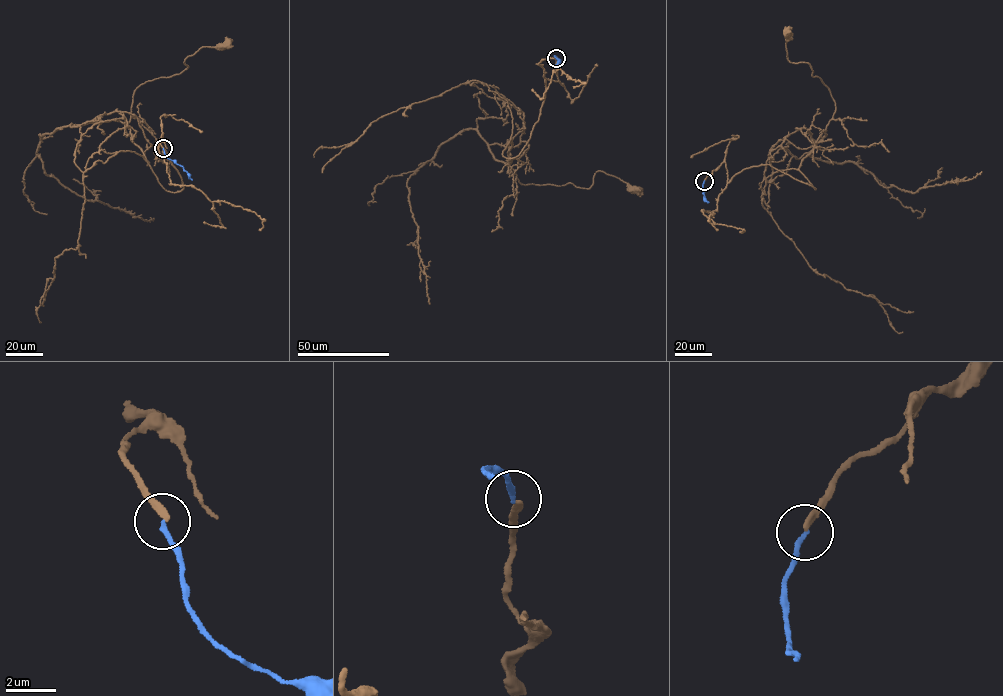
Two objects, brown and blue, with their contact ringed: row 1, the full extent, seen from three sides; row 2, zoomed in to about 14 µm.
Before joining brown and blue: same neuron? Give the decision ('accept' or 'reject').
reject

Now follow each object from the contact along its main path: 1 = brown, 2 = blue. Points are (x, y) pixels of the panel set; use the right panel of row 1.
1: (704, 181), (724, 161), (727, 183), (769, 164), (816, 189), (798, 167), (834, 100), (788, 60), (787, 34)
2: (704, 181), (704, 198), (707, 203)

